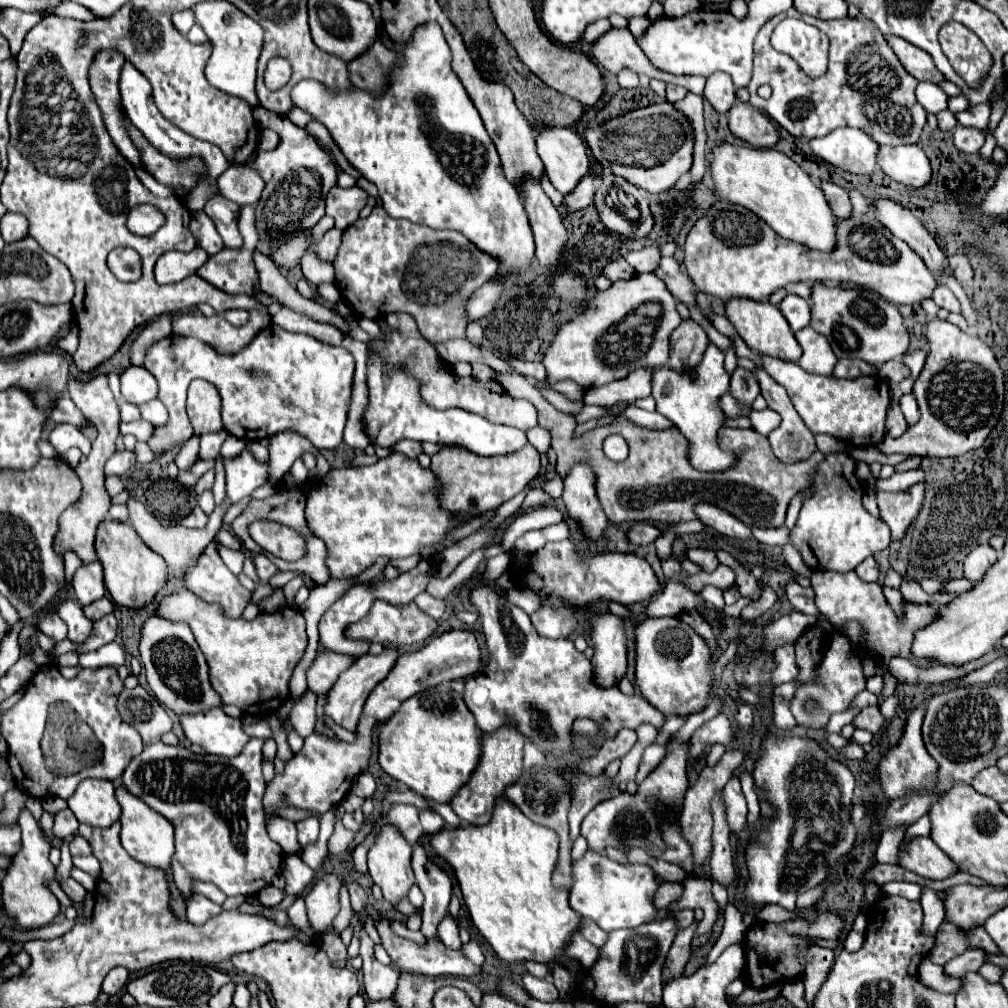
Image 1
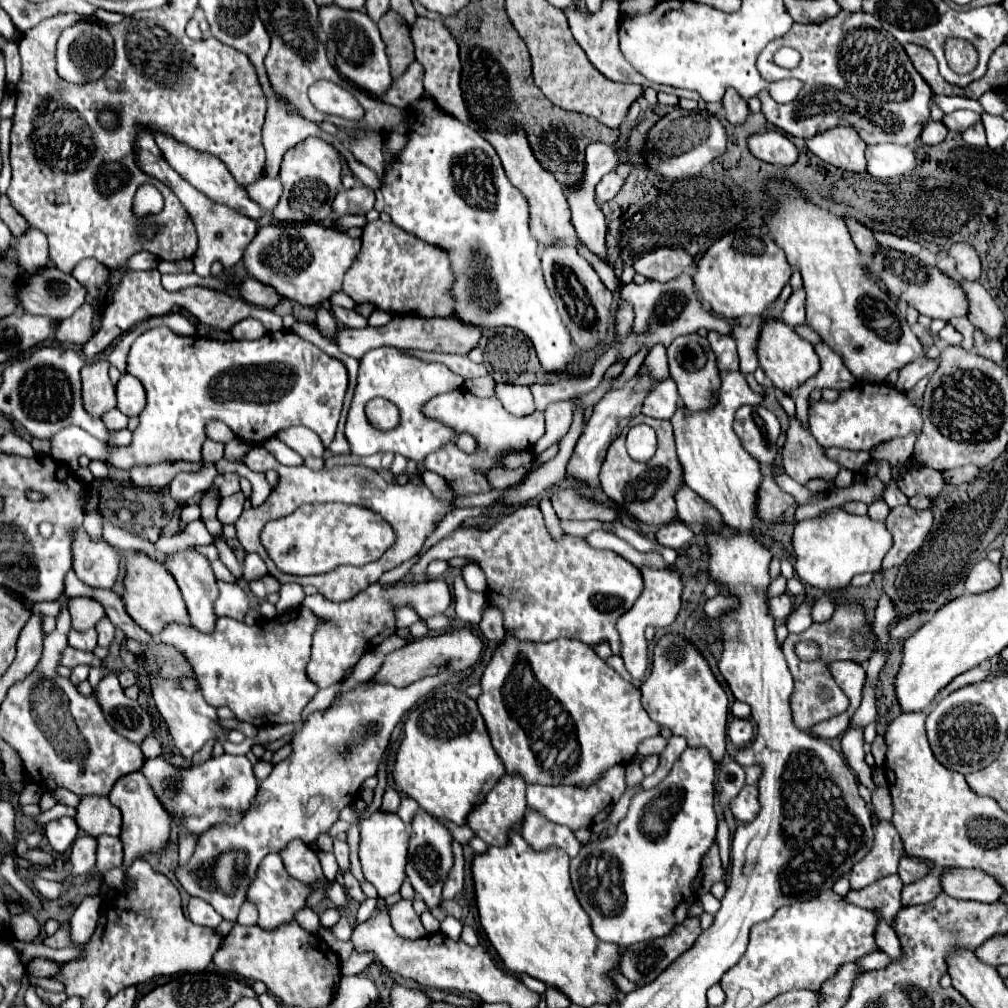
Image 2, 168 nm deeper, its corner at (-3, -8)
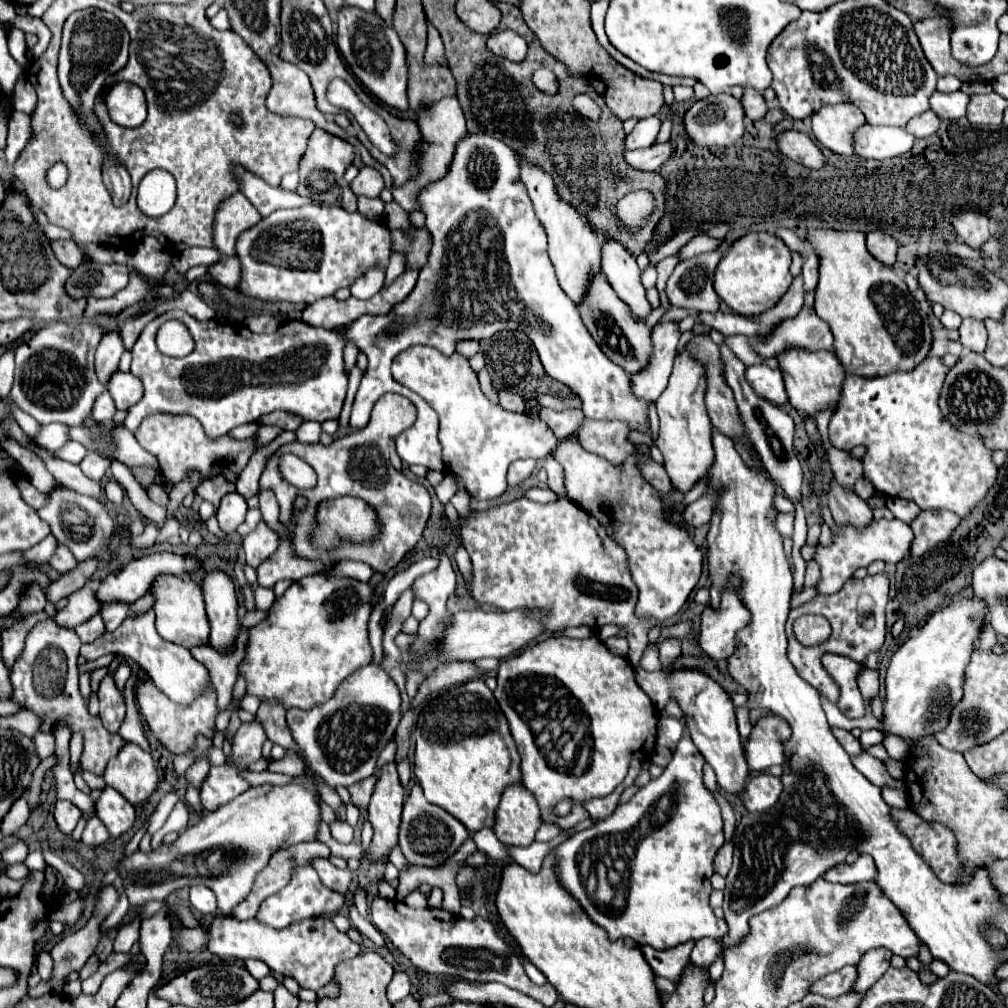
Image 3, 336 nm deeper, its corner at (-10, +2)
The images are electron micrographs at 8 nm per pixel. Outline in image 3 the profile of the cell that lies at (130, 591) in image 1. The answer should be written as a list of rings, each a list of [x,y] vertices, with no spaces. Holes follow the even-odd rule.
[[[162,574],[154,580],[150,594],[154,596],[152,610],[156,614],[156,630],[164,640],[182,644],[186,648],[208,642],[210,628],[208,628],[208,618],[206,618],[206,612],[204,612],[202,590],[196,582],[188,582],[188,580],[182,580],[178,576]]]

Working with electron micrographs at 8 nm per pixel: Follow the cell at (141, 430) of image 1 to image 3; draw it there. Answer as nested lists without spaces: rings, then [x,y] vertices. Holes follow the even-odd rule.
[[[82,318],[52,322],[36,332],[16,348],[16,376],[10,400],[44,426],[52,422],[82,426],[92,418],[94,402],[104,390],[94,374],[94,352],[102,336],[104,330],[98,324]]]

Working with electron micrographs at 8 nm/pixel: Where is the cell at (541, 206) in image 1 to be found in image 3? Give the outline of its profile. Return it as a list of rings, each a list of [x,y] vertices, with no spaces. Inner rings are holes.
[[[592,272],[586,294],[584,294],[582,302],[578,304],[578,312],[580,312],[584,326],[588,328],[590,336],[594,338],[594,342],[602,348],[602,352],[614,364],[622,366],[628,374],[634,374],[642,366],[646,366],[646,358],[652,350],[650,328],[646,328],[646,324],[632,314],[632,310],[626,306],[626,302],[622,302],[618,298],[618,294],[610,288],[610,284],[606,282],[602,272]]]

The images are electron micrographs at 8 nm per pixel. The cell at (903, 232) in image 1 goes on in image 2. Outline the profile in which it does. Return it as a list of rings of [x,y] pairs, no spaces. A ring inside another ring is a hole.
[[[959,280],[959,284],[965,288],[967,298],[971,302],[971,308],[969,308],[971,324],[977,330],[981,330],[985,338],[999,340],[1005,326],[1005,316],[1001,308],[993,302],[989,292],[981,284],[969,282],[969,280]]]

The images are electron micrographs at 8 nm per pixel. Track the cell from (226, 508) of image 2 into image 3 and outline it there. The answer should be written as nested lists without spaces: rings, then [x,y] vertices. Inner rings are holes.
[[[230,492],[222,498],[220,506],[218,506],[218,522],[220,522],[220,528],[226,532],[226,534],[232,534],[236,532],[236,528],[244,522],[244,516],[246,516],[246,498],[240,496],[238,492]]]

